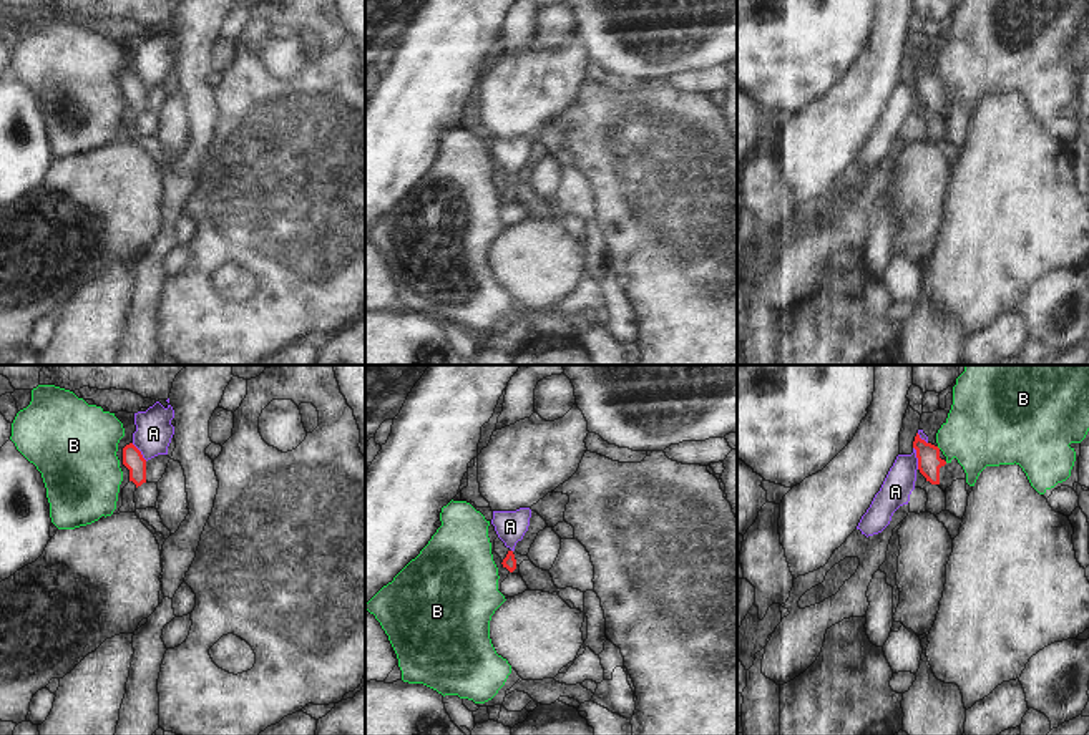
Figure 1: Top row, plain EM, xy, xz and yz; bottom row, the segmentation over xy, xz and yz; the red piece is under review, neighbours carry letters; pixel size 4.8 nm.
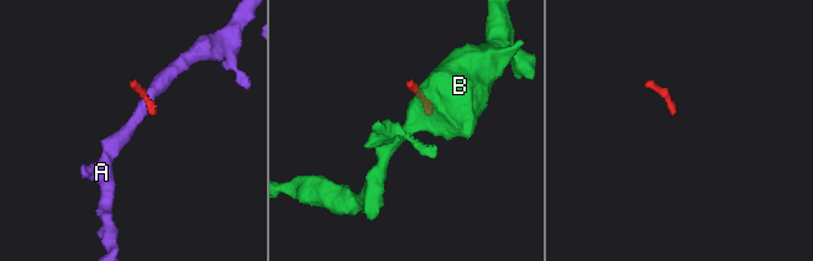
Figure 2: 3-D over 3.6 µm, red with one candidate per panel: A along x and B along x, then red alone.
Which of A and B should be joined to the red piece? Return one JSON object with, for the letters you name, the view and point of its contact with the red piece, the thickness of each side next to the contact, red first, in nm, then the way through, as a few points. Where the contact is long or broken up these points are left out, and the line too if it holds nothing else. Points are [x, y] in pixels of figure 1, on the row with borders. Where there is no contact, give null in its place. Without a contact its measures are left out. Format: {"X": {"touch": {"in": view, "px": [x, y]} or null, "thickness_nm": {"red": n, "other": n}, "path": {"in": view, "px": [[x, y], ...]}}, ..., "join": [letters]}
{"join": []}

